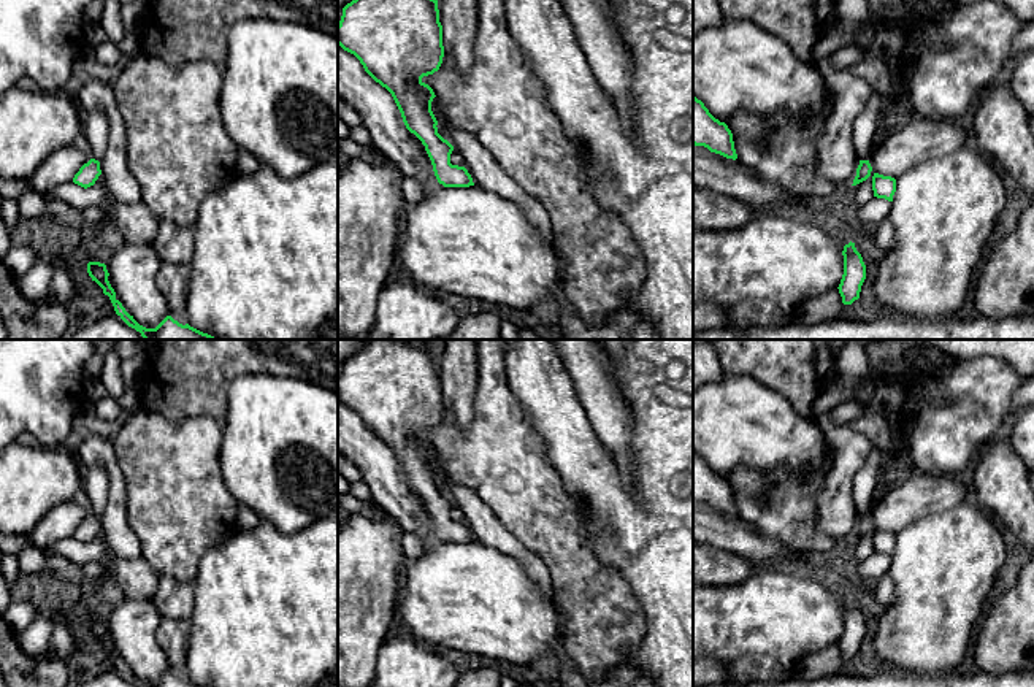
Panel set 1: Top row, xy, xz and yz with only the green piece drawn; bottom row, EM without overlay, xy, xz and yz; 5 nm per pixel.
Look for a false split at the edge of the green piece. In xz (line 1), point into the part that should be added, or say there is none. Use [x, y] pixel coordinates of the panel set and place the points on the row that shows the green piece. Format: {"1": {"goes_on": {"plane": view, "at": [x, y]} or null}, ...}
{"1": {"goes_on": null}}

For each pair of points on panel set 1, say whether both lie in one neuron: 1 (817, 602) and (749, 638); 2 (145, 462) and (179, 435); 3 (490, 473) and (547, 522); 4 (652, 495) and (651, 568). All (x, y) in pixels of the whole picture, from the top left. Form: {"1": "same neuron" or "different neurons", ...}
{"1": "same neuron", "2": "same neuron", "3": "same neuron", "4": "same neuron"}

